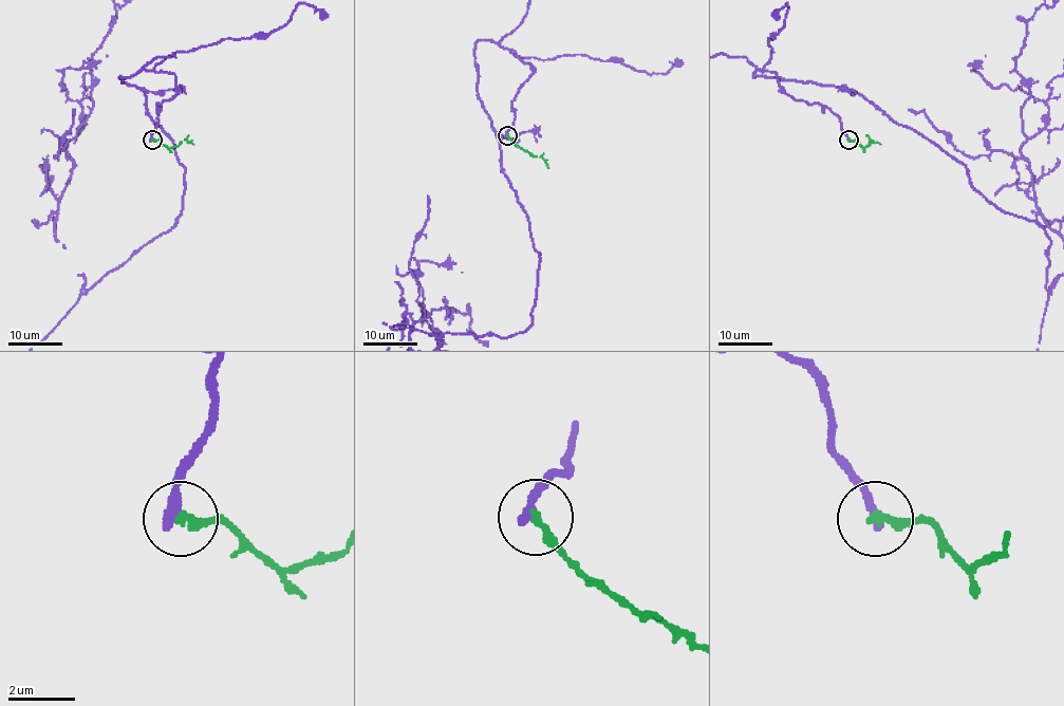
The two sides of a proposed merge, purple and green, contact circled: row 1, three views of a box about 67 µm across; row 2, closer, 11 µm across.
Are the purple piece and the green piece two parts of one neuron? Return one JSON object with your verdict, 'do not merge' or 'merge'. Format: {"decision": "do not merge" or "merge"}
{"decision": "do not merge"}

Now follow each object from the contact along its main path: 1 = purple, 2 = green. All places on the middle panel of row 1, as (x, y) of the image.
1: (507, 135), (533, 72), (480, 39), (478, 97), (539, 253), (532, 323), (437, 337)
2: (507, 135), (524, 150), (541, 156), (548, 168)

